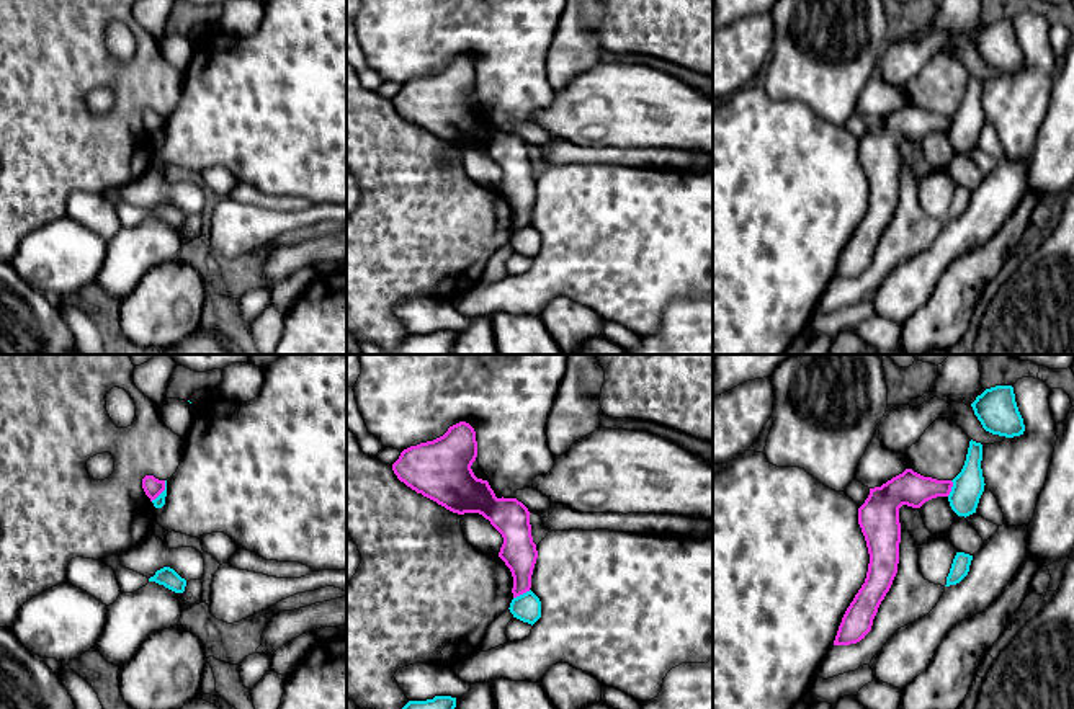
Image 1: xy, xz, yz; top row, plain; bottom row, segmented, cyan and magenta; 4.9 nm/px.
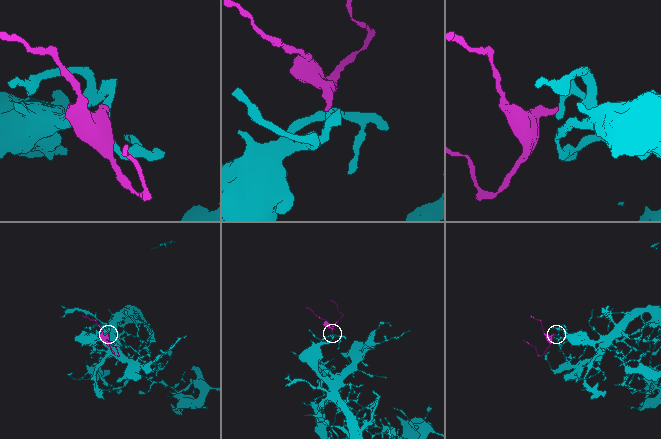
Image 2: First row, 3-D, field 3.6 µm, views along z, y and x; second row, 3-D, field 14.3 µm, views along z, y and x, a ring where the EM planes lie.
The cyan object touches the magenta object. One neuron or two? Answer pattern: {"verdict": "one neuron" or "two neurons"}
{"verdict": "two neurons"}

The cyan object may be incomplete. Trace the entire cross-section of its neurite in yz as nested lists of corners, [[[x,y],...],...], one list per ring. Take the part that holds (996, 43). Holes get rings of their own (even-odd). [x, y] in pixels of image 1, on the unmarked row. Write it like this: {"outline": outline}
{"outline": [[[1012,20],[986,23],[971,41],[982,62],[992,69],[1014,72],[1025,65]]]}

